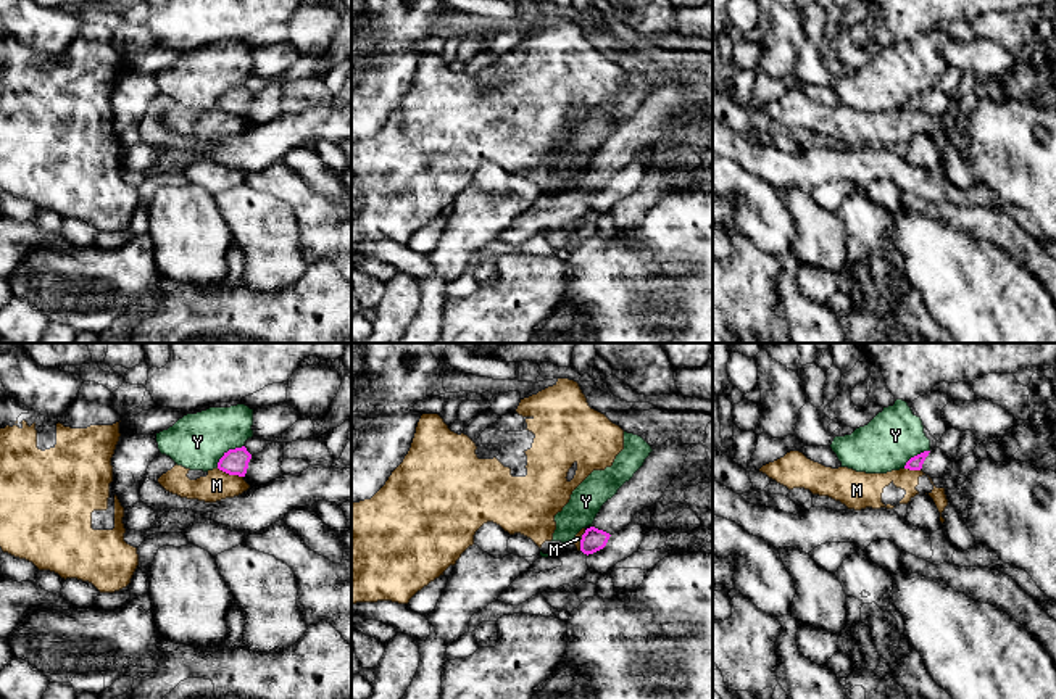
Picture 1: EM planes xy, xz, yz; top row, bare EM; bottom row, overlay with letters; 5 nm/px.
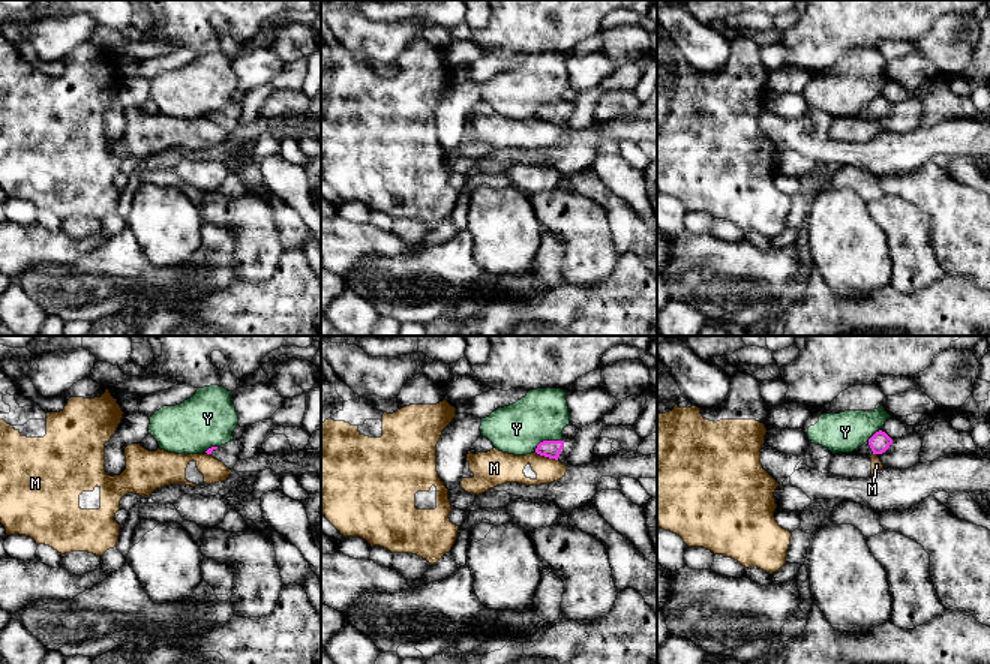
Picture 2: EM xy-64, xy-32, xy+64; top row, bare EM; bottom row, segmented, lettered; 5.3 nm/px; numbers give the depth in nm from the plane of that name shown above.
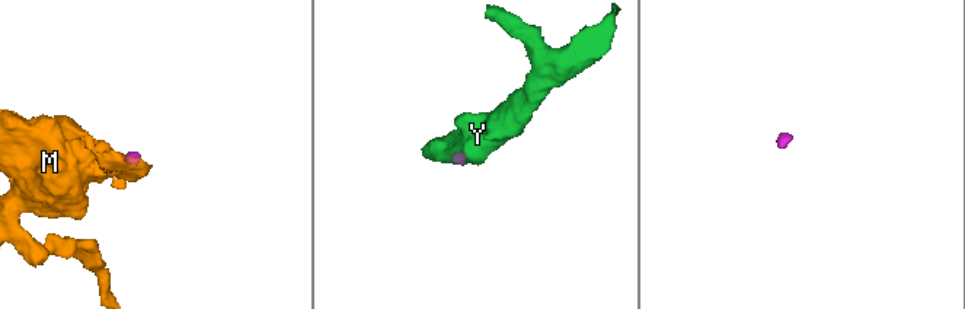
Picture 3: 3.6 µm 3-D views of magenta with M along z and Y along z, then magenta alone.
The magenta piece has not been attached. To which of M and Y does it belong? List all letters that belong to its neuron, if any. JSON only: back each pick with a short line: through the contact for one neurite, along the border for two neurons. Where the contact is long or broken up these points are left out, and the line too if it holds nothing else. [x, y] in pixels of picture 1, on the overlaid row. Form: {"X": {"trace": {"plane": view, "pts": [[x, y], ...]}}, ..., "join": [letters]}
{"join": []}

